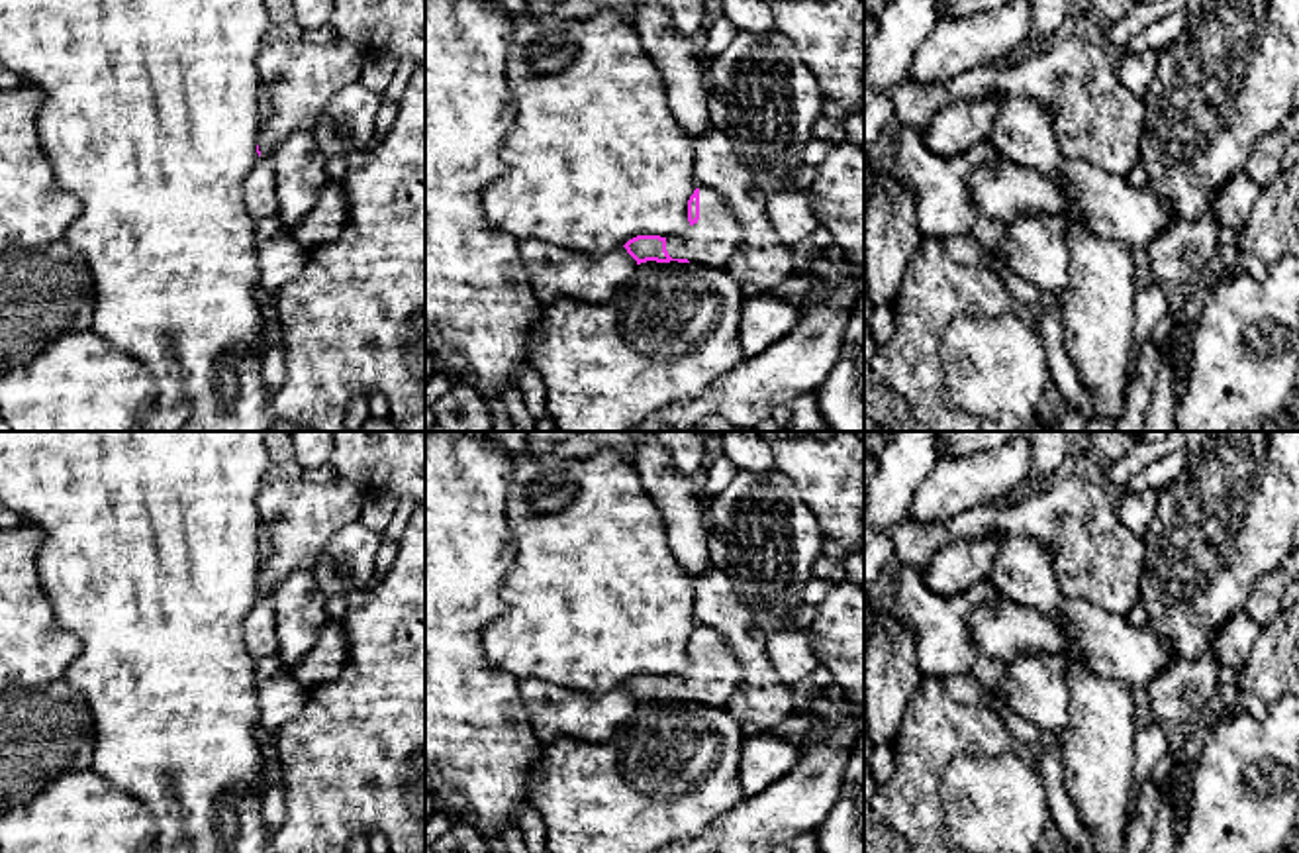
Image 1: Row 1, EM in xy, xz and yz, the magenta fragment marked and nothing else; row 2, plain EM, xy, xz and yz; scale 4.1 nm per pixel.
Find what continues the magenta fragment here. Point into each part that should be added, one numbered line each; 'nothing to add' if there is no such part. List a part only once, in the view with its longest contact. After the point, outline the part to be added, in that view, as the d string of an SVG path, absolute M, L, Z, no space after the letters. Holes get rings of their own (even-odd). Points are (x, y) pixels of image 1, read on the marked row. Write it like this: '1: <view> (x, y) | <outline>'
1: xz (718, 236) | M698 184L699 220L678 237L666 237L672 259L688 259L709 269L725 269L743 249L743 226L731 214L721 194Z

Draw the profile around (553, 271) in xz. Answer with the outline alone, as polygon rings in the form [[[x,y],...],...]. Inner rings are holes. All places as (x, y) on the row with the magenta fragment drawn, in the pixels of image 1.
[[[523,239],[519,255],[543,306],[558,298],[605,302],[637,269],[625,247],[588,257],[541,239]]]

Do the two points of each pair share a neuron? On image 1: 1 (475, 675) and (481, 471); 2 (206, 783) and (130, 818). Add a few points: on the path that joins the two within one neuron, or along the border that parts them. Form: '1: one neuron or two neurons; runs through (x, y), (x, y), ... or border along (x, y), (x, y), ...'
1: one neuron; runs through (465, 624), (465, 522)
2: two neurons; border along (110, 783), (130, 793), (149, 812), (157, 832)

